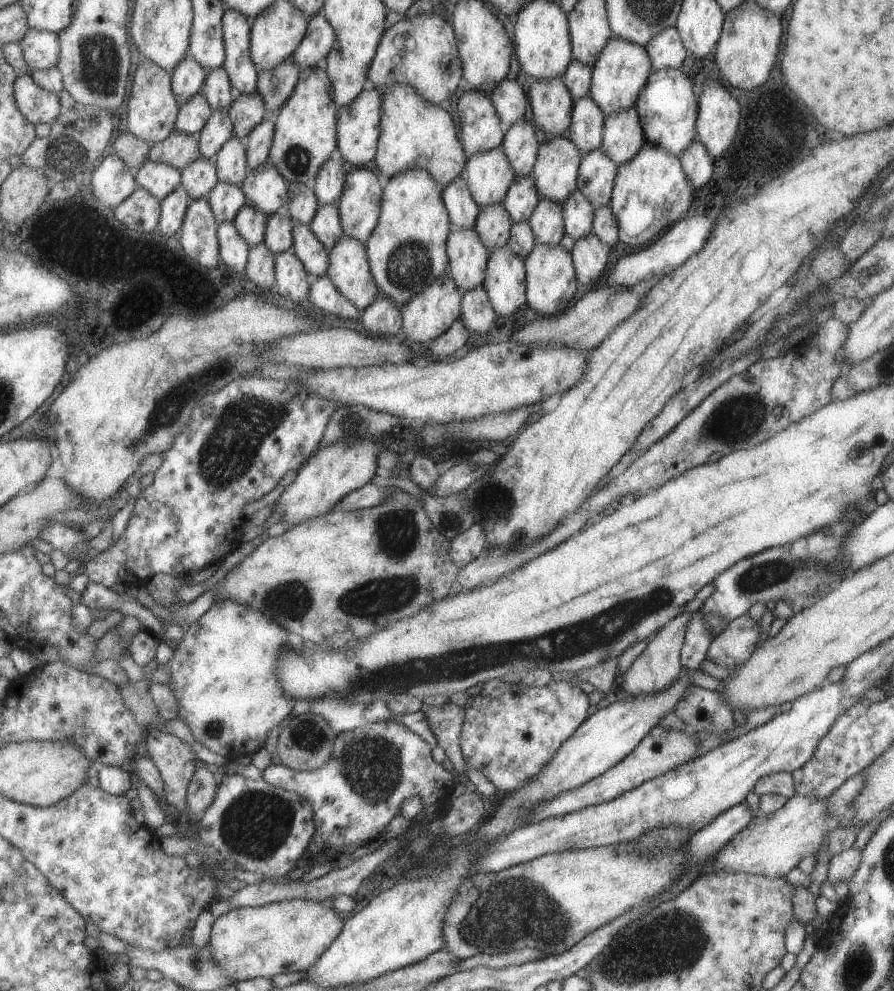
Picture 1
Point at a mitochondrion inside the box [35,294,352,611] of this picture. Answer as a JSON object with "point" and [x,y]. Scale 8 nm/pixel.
{"point":[229,451]}

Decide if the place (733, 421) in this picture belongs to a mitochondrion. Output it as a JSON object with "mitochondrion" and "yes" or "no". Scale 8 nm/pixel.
{"mitochondrion":"yes"}

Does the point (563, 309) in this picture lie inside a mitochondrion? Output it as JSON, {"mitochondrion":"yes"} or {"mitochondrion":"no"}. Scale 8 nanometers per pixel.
{"mitochondrion":"no"}

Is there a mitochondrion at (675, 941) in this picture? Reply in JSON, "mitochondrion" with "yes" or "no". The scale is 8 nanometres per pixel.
{"mitochondrion":"yes"}

